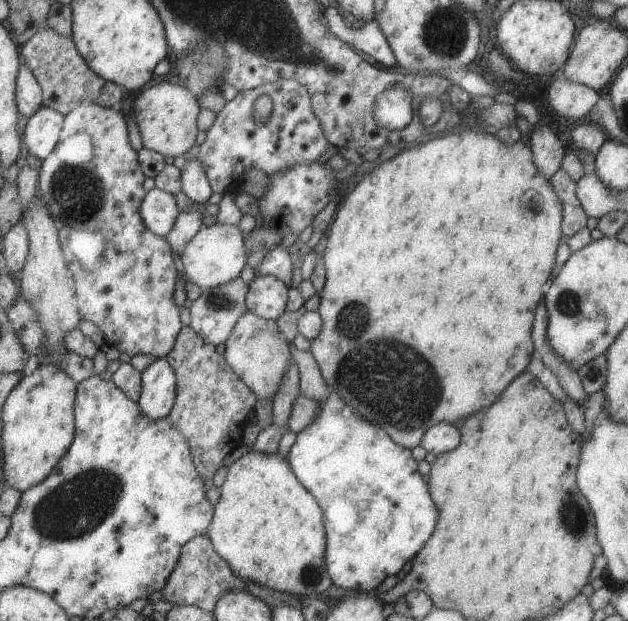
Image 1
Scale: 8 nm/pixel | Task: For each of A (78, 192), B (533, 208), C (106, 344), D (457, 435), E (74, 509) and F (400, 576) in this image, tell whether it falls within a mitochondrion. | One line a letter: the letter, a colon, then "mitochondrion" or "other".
A: mitochondrion
B: other
C: other
D: other
E: mitochondrion
F: other

